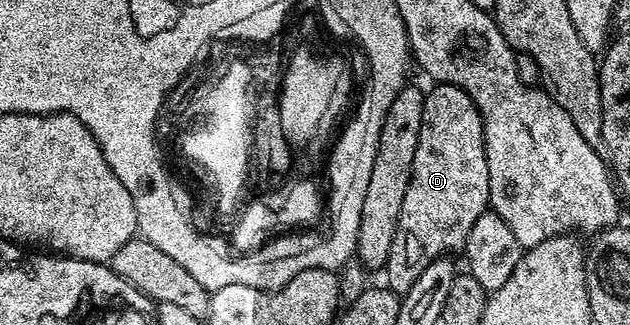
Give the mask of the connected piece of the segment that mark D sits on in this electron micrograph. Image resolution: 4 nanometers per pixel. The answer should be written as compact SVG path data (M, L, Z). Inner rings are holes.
M443 84L432 86L431 90L427 89L425 91L424 120L420 124L420 136L416 144L416 160L412 160L412 176L408 180L408 192L404 192L404 204L400 204L400 216L396 224L396 236L392 240L392 252L388 252L388 260L384 267L385 285L399 296L409 292L412 284L416 284L420 272L424 272L424 268L428 268L428 264L432 264L437 258L453 255L453 250L461 251L468 240L468 232L472 232L472 224L476 224L476 220L480 220L480 216L487 213L490 206L490 173L488 172L488 160L486 159L485 129L482 127L481 112L468 96L468 92L460 87Z

